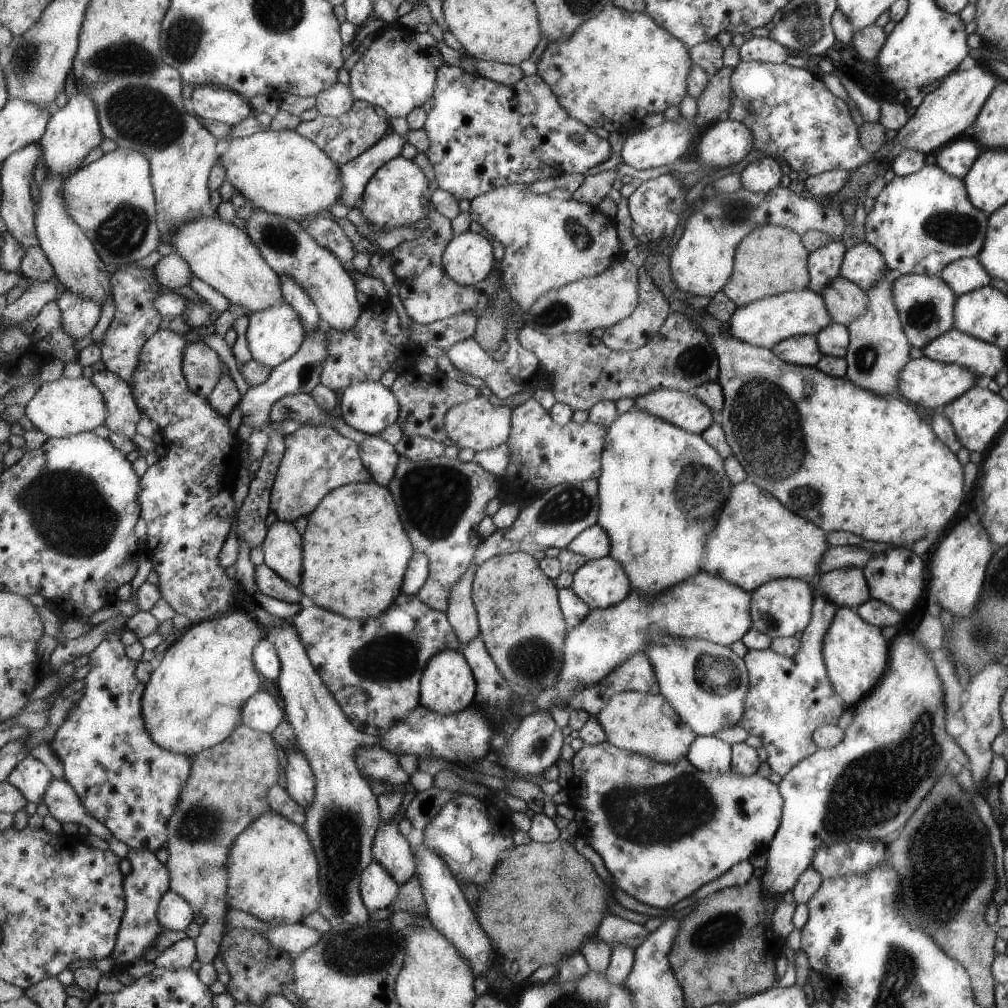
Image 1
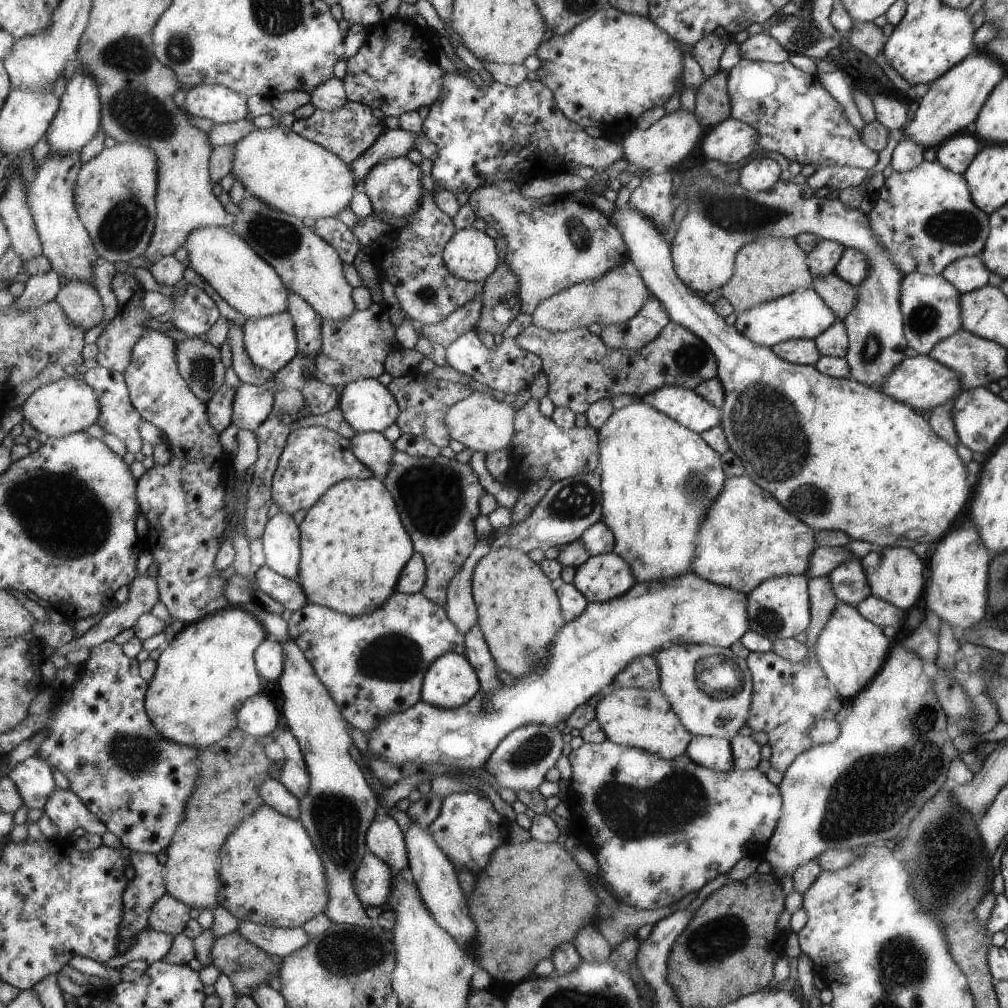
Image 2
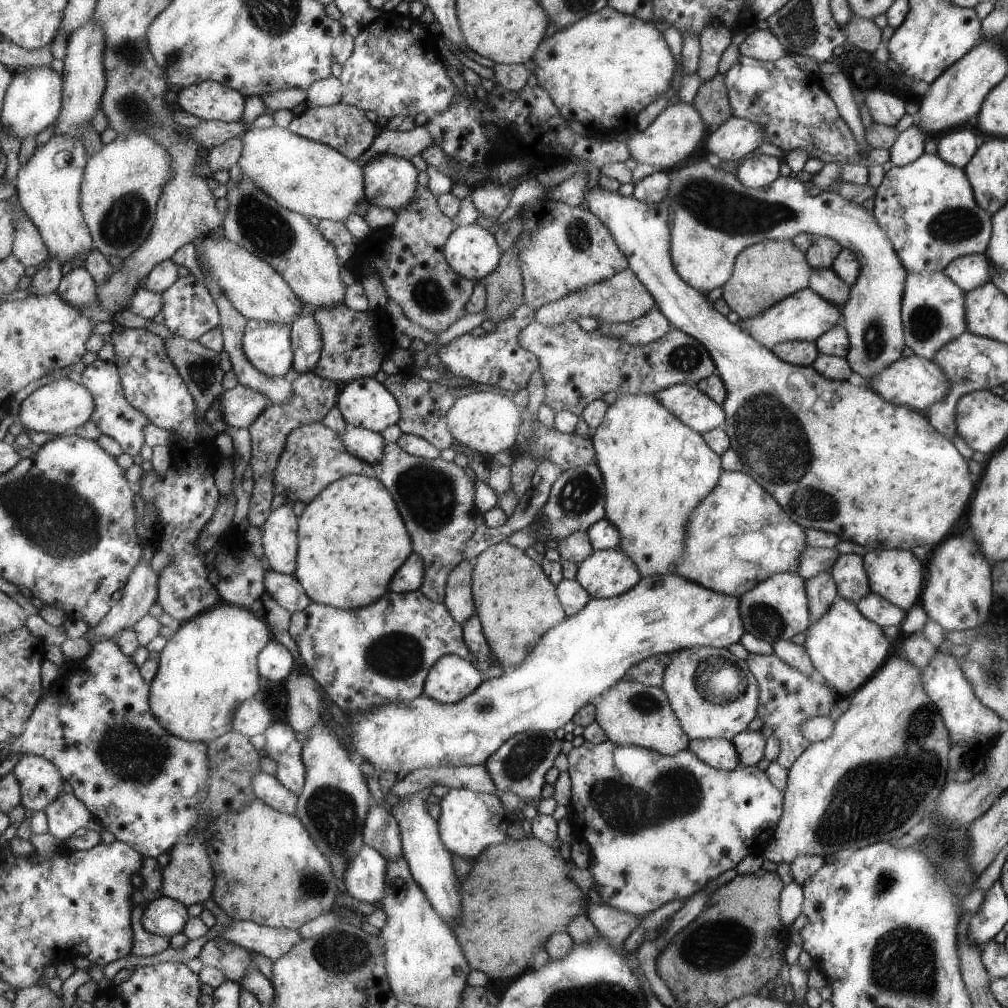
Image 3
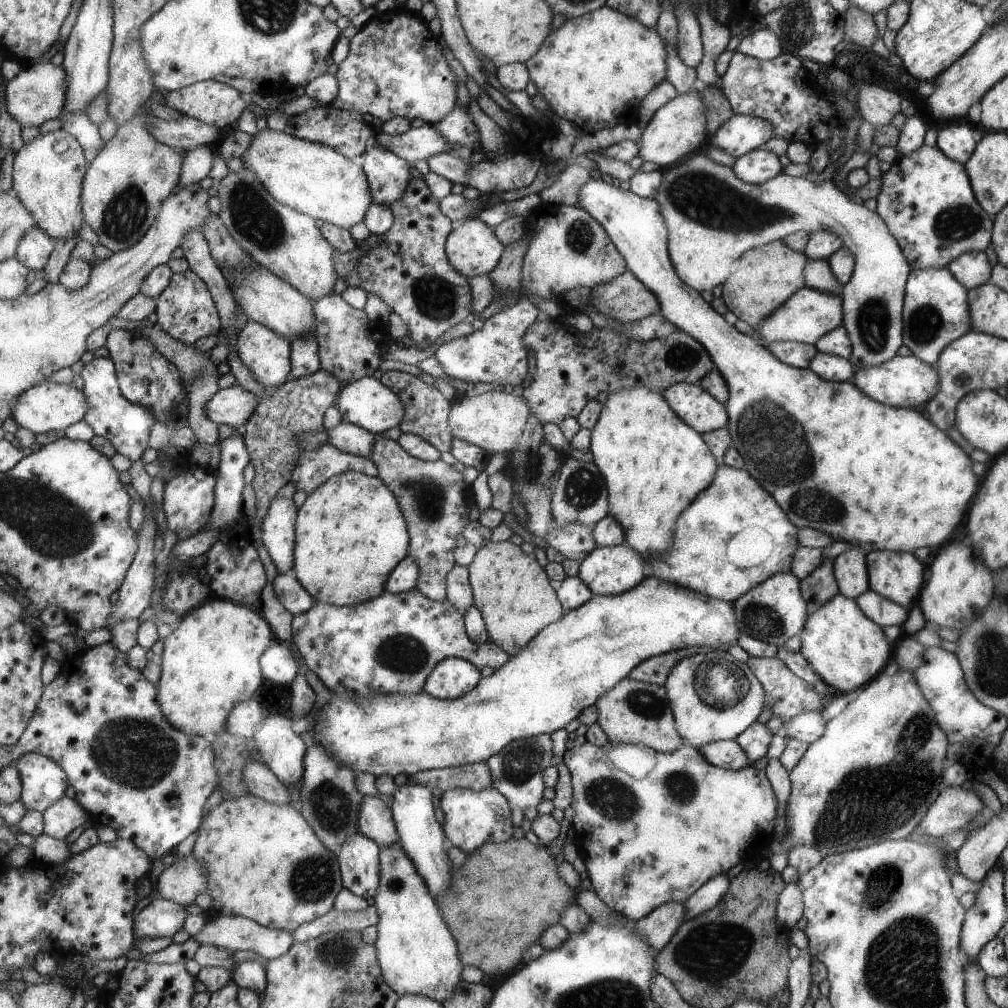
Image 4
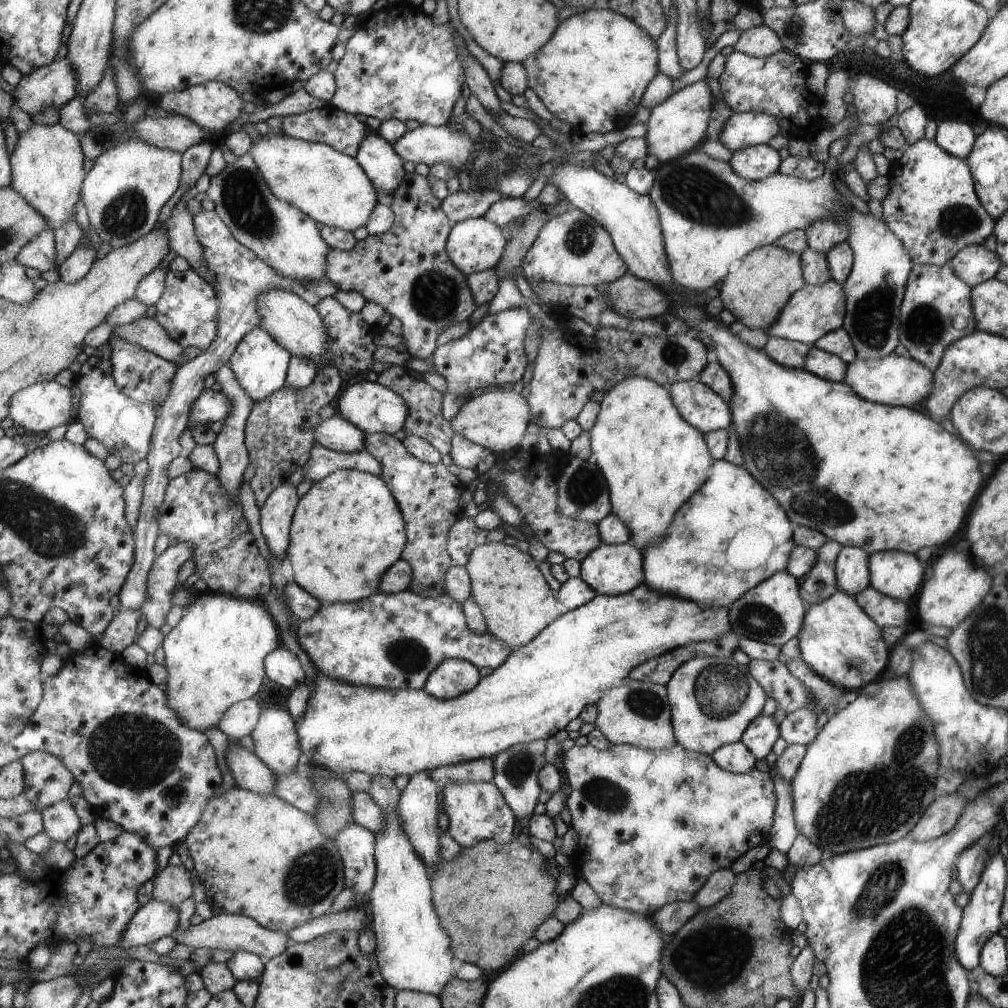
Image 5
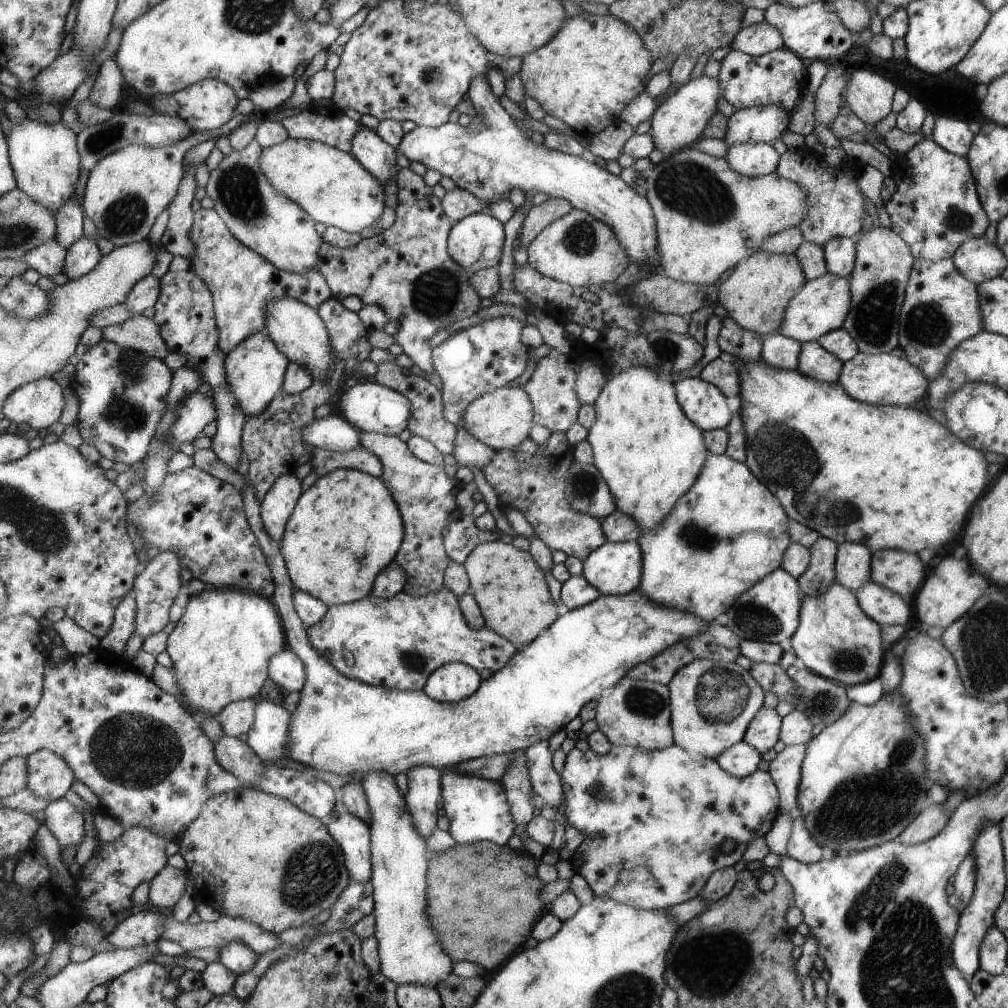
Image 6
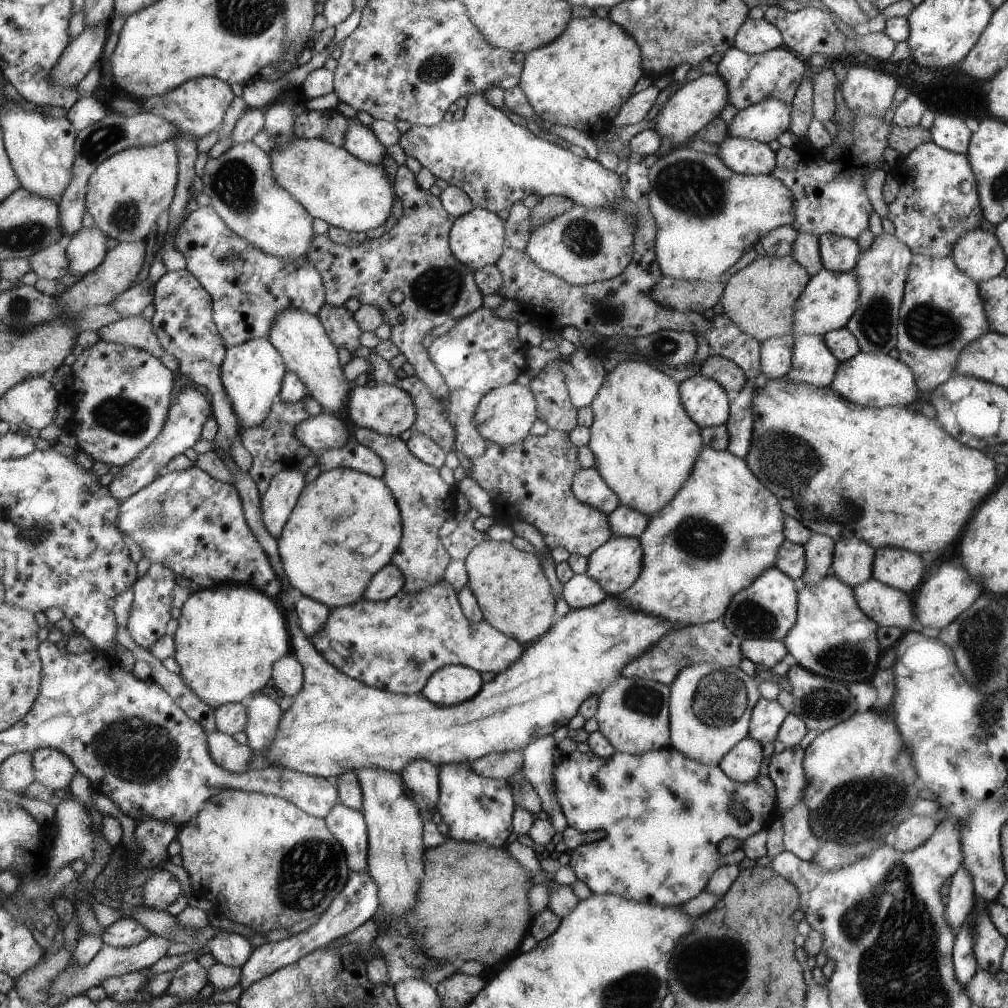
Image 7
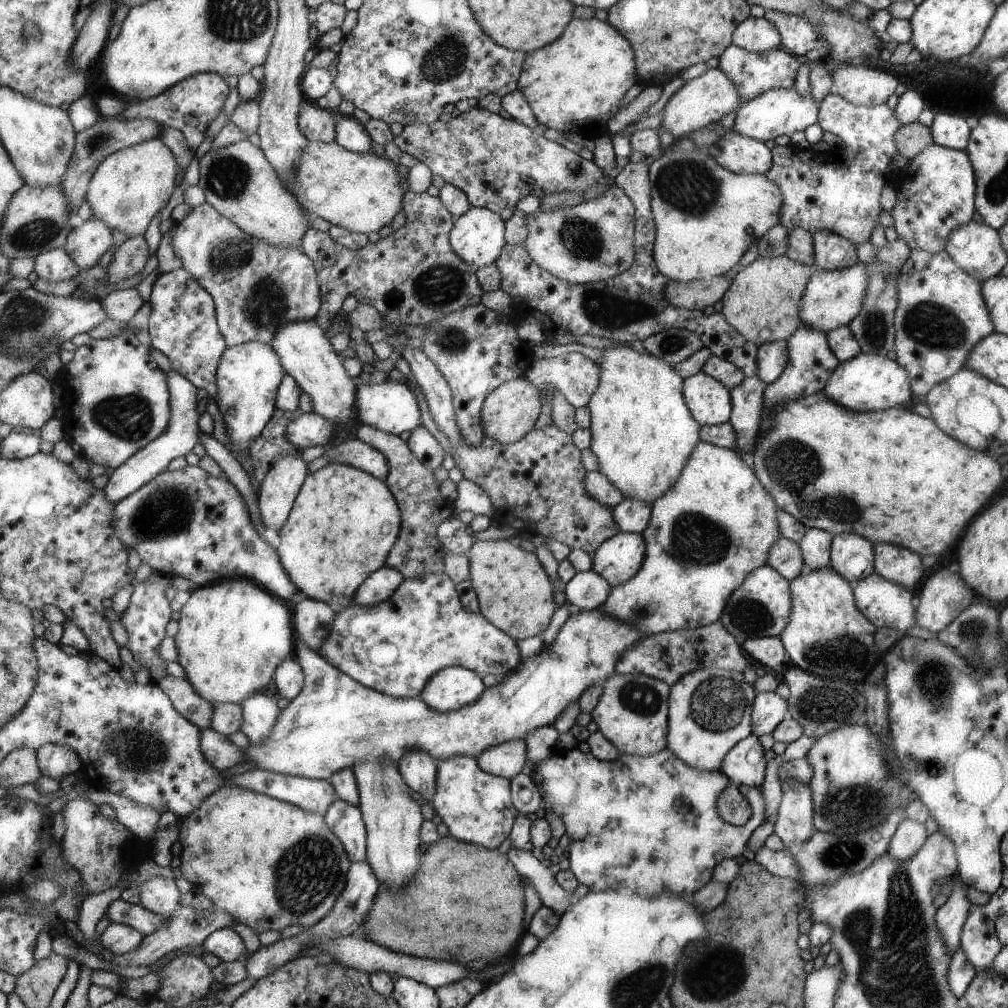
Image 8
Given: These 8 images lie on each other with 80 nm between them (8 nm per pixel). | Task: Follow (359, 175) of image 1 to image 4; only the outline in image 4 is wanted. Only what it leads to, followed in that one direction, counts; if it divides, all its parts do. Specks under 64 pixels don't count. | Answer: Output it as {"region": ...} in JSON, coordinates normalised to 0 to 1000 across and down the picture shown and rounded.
{"region":[[[428,122],[411,127],[397,134],[387,134],[379,130],[372,141],[378,146],[394,151],[394,153],[411,163],[414,159],[425,159],[427,155],[444,151],[444,138]]]}

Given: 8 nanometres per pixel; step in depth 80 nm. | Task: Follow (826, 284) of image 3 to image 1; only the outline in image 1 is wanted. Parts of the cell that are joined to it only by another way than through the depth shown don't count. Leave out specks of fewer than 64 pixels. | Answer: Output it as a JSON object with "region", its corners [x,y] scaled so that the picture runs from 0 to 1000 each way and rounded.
{"region":[[[830,274],[815,292],[824,319],[837,324],[856,313],[861,302],[859,290],[834,274]]]}

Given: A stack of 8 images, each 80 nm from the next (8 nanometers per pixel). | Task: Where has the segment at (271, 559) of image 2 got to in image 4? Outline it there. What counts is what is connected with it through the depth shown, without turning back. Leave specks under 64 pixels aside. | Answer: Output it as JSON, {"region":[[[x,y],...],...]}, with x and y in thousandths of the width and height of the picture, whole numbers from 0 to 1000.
{"region":[[[275,494],[259,520],[260,536],[267,545],[277,569],[292,563],[295,513],[293,496]]]}

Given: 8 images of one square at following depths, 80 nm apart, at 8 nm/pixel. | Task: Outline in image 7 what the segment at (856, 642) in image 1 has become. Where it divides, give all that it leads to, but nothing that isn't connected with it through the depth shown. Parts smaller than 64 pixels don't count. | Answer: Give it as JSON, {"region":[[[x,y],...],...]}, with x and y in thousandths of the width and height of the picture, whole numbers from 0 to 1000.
{"region":[[[821,569],[810,580],[792,576],[791,585],[790,617],[782,625],[783,633],[775,635],[781,647],[793,661],[815,672],[839,679],[862,675],[872,653],[869,629],[872,622],[853,604],[845,582]]]}

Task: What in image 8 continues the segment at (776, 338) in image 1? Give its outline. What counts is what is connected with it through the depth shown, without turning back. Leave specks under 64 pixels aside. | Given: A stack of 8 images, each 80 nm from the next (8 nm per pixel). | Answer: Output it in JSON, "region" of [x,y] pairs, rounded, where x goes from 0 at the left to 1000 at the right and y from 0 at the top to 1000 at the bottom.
{"region":[[[852,259],[832,268],[809,267],[795,296],[794,321],[819,331],[834,322],[839,322],[853,310],[861,284],[861,270],[857,262]]]}

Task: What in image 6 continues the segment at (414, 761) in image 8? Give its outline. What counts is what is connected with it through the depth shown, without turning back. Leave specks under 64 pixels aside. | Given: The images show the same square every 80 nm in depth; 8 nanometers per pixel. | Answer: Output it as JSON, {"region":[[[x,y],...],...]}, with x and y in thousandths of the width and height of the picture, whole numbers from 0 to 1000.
{"region":[[[420,759],[404,766],[403,796],[413,820],[426,831],[434,821],[436,801],[438,799],[438,763]]]}

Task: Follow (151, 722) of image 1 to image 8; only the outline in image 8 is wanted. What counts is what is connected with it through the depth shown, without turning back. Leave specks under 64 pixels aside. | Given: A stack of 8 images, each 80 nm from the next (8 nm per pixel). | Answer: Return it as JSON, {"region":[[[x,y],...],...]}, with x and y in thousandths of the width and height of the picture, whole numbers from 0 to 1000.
{"region":[[[231,573],[219,574],[210,580],[197,582],[191,586],[188,595],[180,604],[180,612],[178,614],[178,625],[175,629],[175,636],[178,642],[178,659],[184,665],[186,674],[193,682],[193,685],[199,688],[203,694],[210,696],[212,700],[215,697],[237,697],[255,686],[260,686],[269,676],[273,675],[275,662],[287,651],[292,650],[295,629],[292,623],[291,602],[283,597],[277,591],[267,587],[263,582],[255,579],[250,573]]]}

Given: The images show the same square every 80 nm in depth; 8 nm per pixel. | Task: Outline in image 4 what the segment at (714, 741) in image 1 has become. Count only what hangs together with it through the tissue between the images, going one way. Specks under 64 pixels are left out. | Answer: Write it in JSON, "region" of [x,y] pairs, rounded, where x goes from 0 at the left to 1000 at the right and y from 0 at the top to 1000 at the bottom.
{"region":[[[709,735],[702,739],[696,740],[694,745],[709,760],[717,764],[733,764],[739,759],[743,759],[740,746],[728,735]]]}

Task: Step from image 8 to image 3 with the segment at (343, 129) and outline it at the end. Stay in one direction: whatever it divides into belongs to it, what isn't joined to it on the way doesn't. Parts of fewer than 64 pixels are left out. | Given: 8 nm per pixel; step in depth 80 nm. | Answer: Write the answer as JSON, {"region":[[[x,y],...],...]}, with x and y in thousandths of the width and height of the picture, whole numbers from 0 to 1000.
{"region":[[[380,152],[376,156],[369,157],[361,167],[363,198],[367,203],[388,207],[392,210],[408,203],[413,194],[413,188],[417,185],[414,182],[416,170],[414,165],[405,157],[386,152]]]}

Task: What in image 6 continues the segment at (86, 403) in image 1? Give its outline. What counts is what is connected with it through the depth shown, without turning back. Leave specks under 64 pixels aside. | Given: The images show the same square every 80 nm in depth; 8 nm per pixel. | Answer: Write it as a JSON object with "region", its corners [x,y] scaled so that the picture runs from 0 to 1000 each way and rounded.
{"region":[[[45,374],[15,387],[4,403],[8,417],[15,419],[20,427],[33,425],[43,430],[61,415],[63,407],[63,385],[57,377]]]}

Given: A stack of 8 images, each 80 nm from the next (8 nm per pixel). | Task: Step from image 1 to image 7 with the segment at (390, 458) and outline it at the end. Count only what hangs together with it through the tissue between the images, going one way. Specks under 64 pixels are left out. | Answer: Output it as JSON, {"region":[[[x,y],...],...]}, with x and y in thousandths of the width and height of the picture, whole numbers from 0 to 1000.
{"region":[[[329,409],[307,412],[294,423],[294,434],[310,448],[337,445],[348,435],[346,425]]]}

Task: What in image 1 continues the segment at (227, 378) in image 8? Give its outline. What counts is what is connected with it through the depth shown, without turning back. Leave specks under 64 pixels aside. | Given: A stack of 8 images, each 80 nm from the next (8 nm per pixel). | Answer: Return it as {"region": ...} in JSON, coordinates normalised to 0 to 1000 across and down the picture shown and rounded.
{"region":[[[284,298],[249,312],[244,327],[244,335],[251,355],[265,362],[269,367],[295,351],[302,341],[304,332],[304,323],[298,312]]]}

